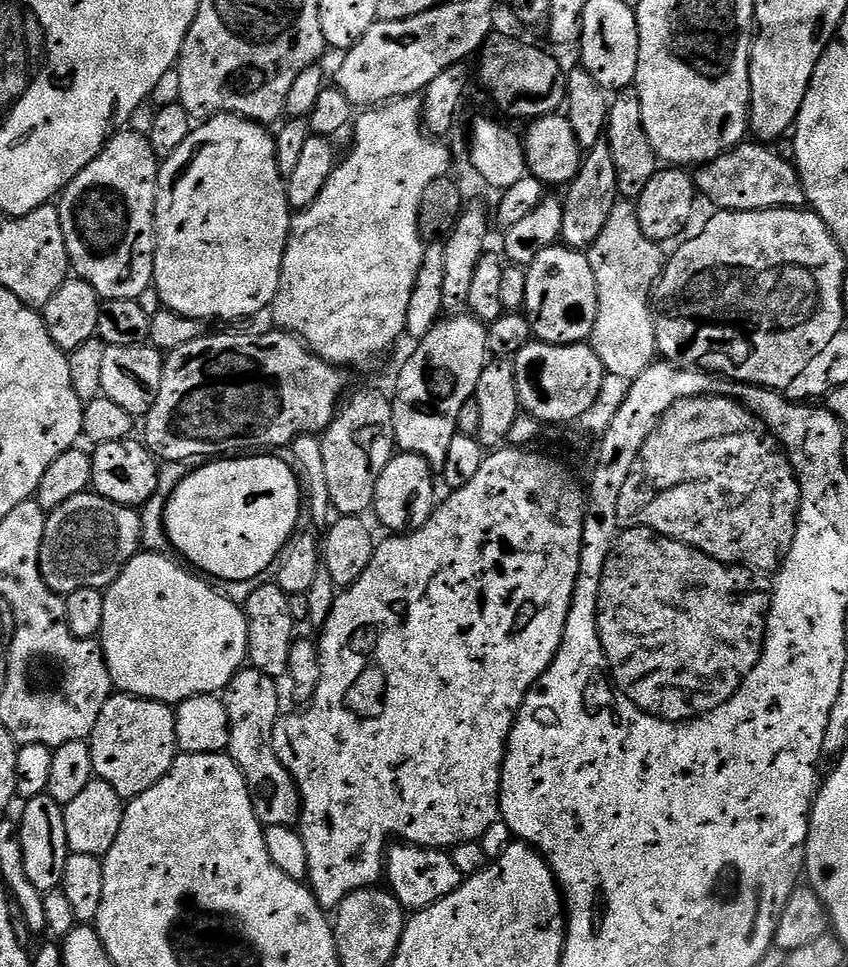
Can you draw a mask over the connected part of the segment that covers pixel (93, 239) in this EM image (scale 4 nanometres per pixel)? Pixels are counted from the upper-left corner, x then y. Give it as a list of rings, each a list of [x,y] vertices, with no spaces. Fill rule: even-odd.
[[[120,130],[120,132],[111,137],[104,148],[94,158],[94,162],[88,165],[76,175],[73,180],[68,183],[62,195],[58,200],[60,217],[62,218],[62,234],[66,238],[66,250],[68,251],[68,262],[71,271],[77,277],[86,282],[90,282],[90,286],[94,286],[94,290],[104,300],[112,299],[130,299],[138,300],[139,295],[144,290],[154,284],[152,275],[154,274],[154,258],[156,257],[156,177],[158,175],[158,157],[154,154],[154,150],[148,145],[148,137],[140,136],[137,132],[131,130]]]

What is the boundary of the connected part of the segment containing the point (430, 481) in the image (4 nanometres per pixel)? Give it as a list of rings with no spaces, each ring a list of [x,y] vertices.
[[[397,451],[392,460],[386,462],[386,470],[378,474],[378,482],[374,486],[371,511],[376,512],[377,518],[389,528],[389,533],[407,534],[423,526],[432,517],[438,503],[438,480],[432,475],[432,464],[413,452]]]

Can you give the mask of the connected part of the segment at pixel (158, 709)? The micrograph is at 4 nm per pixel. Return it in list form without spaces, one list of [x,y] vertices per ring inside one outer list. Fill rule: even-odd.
[[[113,694],[109,696],[90,737],[92,770],[99,779],[110,782],[123,800],[141,796],[154,782],[165,776],[175,762],[176,714],[158,700],[143,700],[140,696]]]

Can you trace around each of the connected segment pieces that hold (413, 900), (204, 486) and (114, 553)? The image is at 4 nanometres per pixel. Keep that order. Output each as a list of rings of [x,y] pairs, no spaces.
[[[396,842],[387,849],[384,862],[384,876],[387,891],[396,897],[397,902],[409,913],[421,912],[434,902],[454,894],[466,877],[454,866],[451,855],[438,848],[423,848],[417,844]]]
[[[244,454],[239,458],[216,458],[201,464],[204,464],[201,468],[193,467],[189,471],[163,505],[168,543],[189,560],[187,563],[193,569],[201,568],[196,570],[209,572],[204,573],[209,577],[239,582],[255,580],[277,563],[285,544],[297,531],[300,508],[302,512],[301,481],[294,468],[276,454]]]
[[[89,490],[62,502],[47,513],[48,521],[40,551],[42,582],[60,596],[74,590],[106,590],[124,567],[141,551],[141,513],[127,504],[115,504]]]

